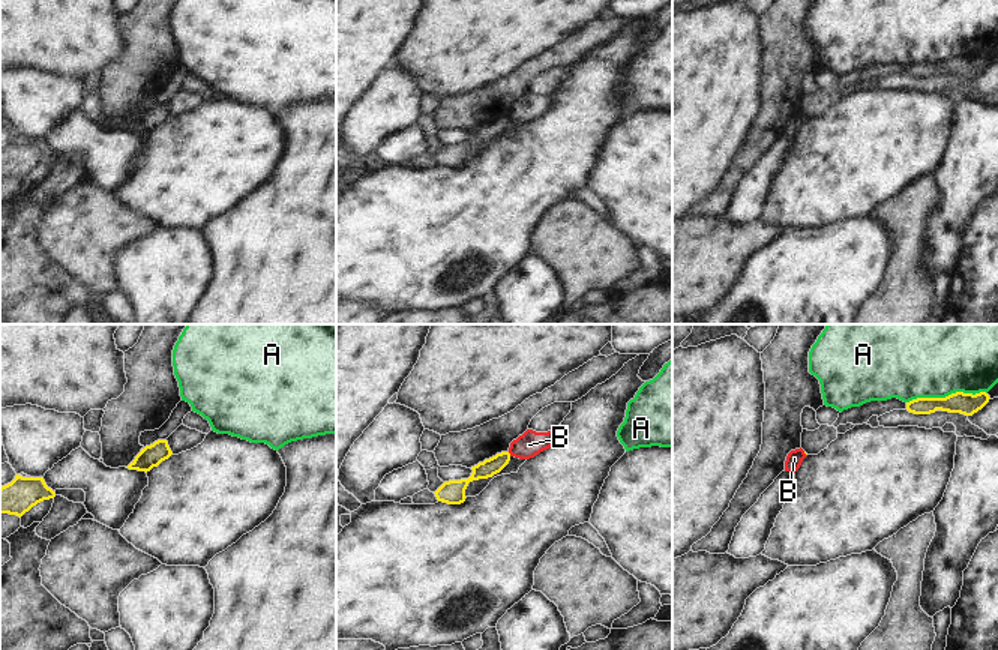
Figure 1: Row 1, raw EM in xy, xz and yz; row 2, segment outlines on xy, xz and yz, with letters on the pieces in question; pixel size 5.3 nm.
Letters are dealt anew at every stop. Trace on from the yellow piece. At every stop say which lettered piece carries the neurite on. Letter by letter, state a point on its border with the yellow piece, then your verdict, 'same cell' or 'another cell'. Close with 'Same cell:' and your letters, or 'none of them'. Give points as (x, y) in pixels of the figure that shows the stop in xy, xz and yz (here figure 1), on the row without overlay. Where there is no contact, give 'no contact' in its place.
A: yz (946, 60) | another cell
B: xz (509, 117) | another cell
Same cell: none of them

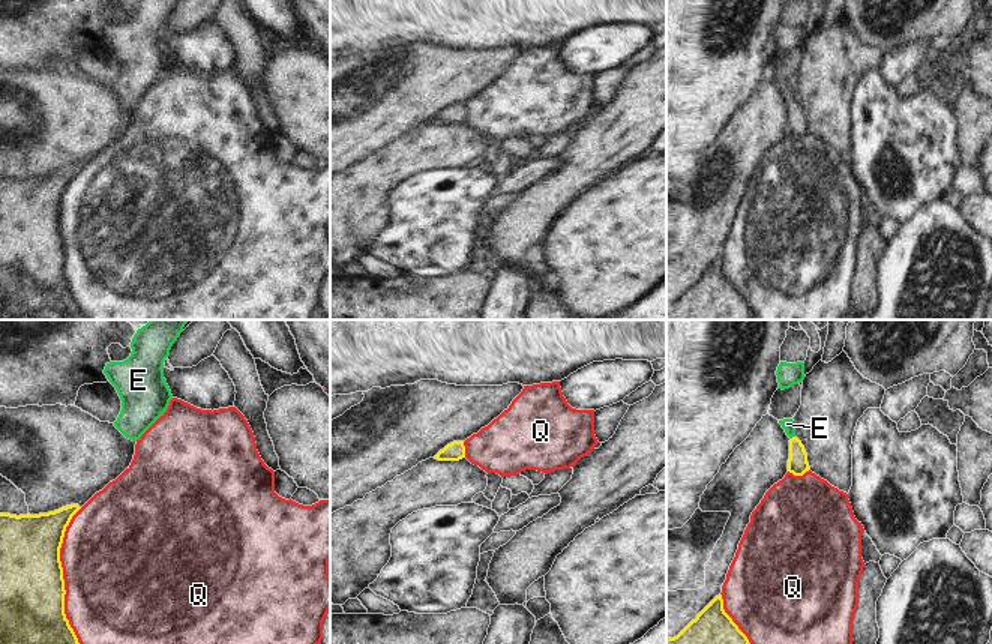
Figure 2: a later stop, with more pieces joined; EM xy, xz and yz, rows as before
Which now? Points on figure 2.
E: yz (793, 101) | same cell
Q: xy (63, 245) | another cell
Same cell: E

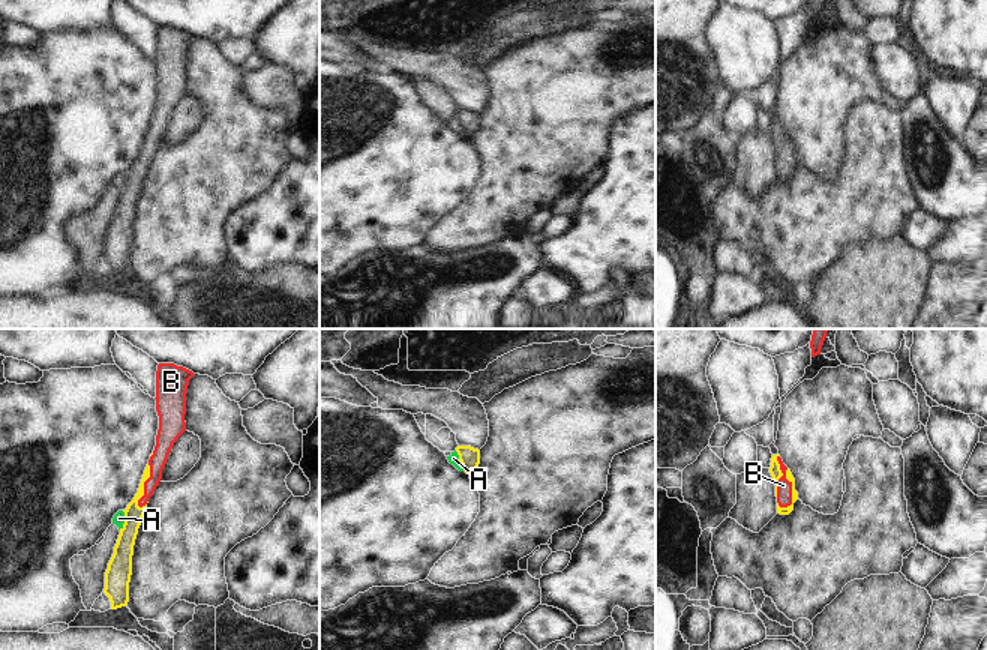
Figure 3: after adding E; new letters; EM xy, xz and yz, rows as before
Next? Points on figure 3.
A: xy (125, 183) | another cell
B: yz (789, 144) | same cell
Same cell: B

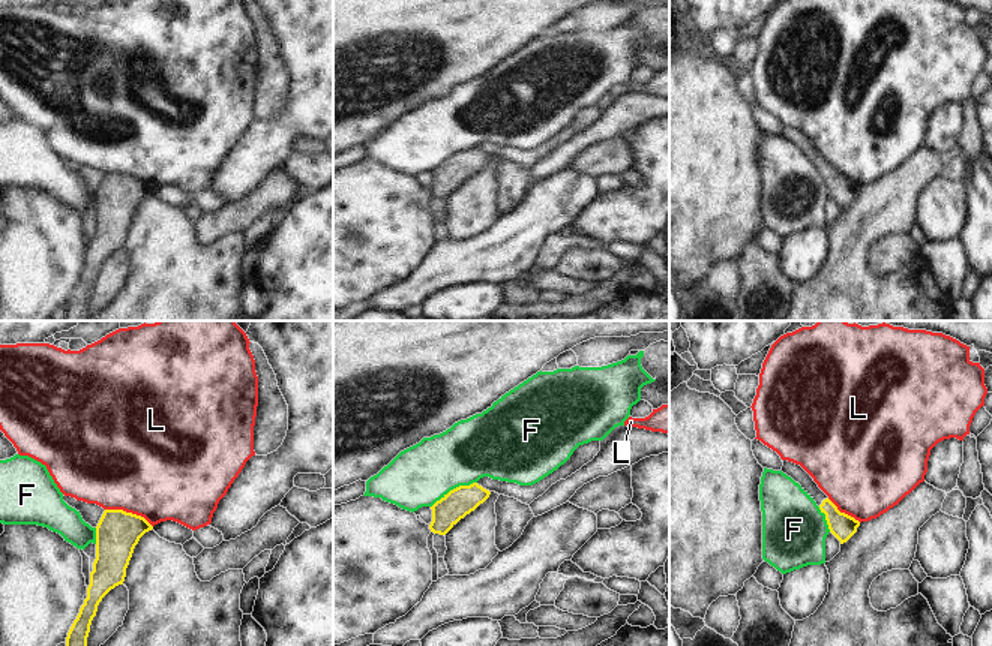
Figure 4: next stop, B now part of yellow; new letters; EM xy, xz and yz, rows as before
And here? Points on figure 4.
F: xz (453, 153) | another cell
L: xy (129, 177) | another cell
Same cell: none of them

